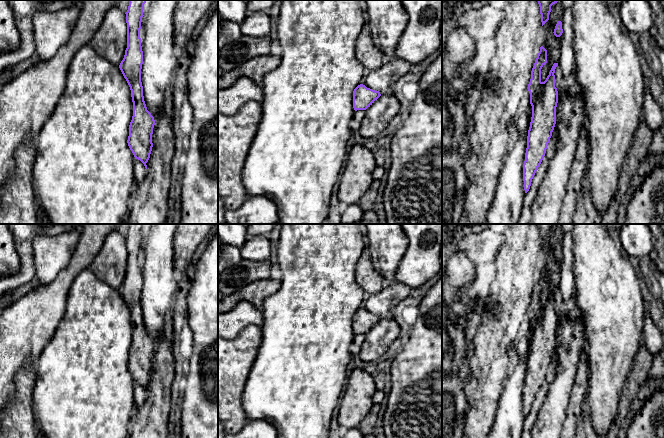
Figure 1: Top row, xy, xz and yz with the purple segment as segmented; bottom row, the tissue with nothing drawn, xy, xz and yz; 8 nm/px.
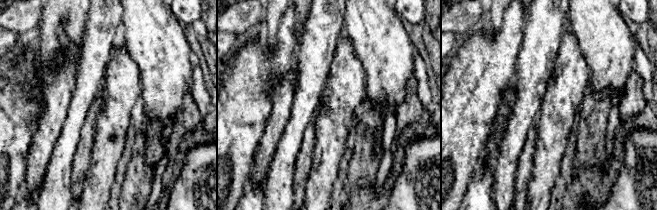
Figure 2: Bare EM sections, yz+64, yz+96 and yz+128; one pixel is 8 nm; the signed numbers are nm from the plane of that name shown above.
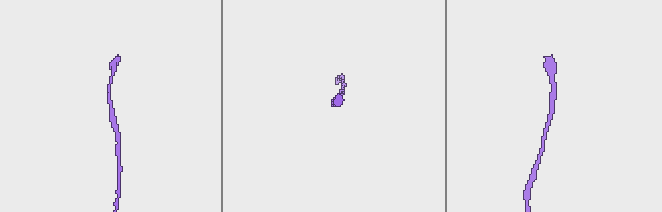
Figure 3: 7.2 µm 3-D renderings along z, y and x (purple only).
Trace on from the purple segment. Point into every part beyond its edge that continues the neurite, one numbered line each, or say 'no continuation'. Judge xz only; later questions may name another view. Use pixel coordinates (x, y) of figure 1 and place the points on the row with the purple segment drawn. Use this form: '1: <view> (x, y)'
no continuation

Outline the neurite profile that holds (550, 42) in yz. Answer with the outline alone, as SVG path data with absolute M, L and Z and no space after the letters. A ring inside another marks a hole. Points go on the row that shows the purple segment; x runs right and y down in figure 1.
M559 0L551 6L549 20L542 26L541 46L547 50L547 63L541 69L541 82L546 80L553 64L559 61L563 34L560 37L556 37L553 32L557 22L562 22L563 14L564 9Z

